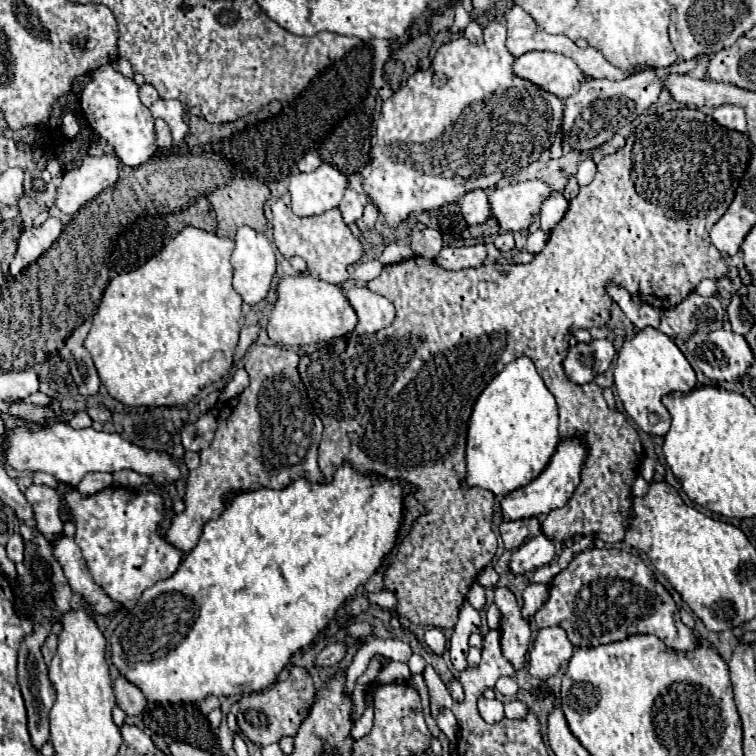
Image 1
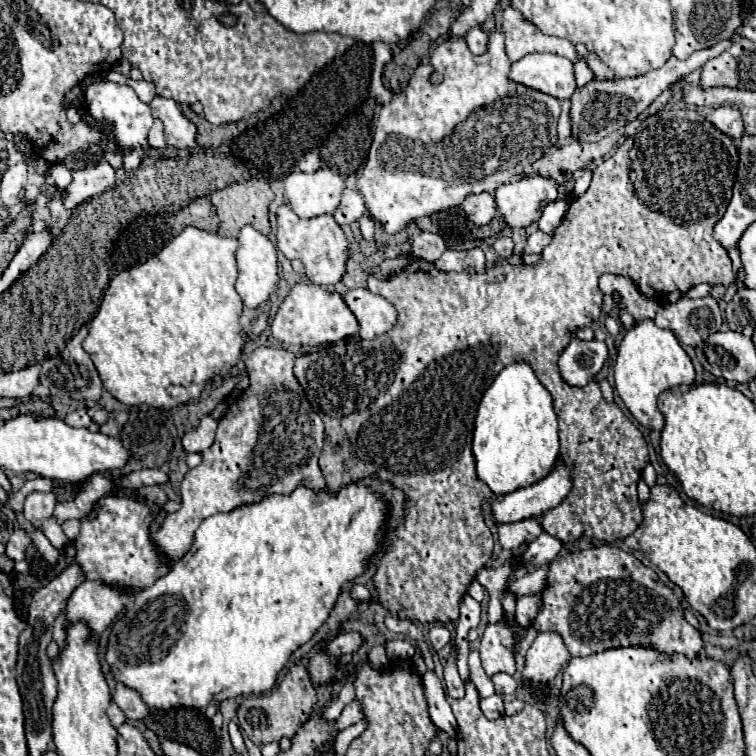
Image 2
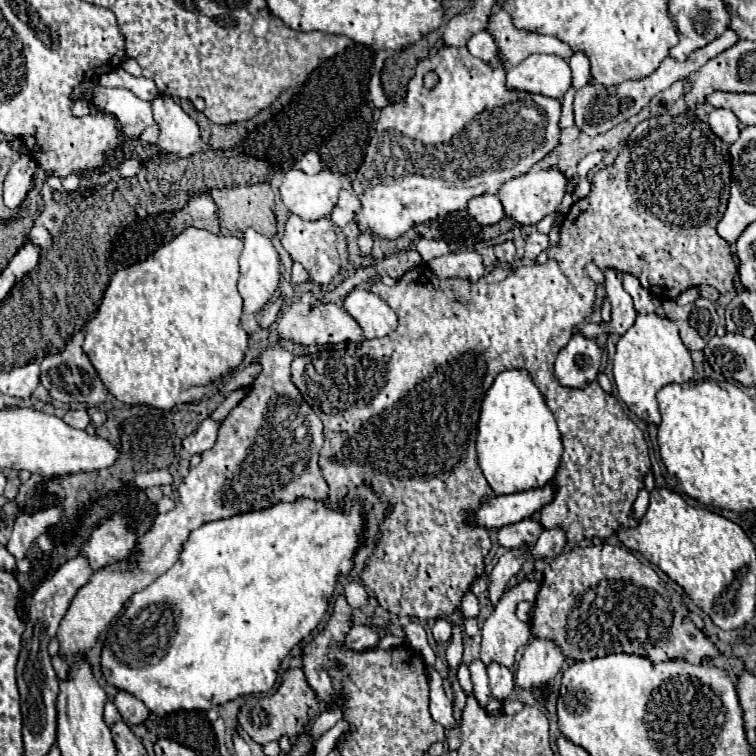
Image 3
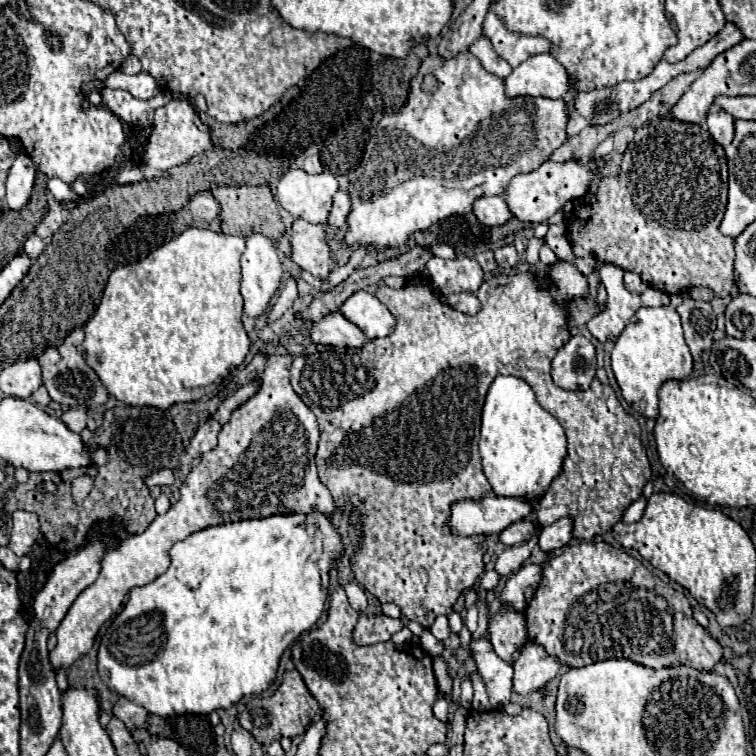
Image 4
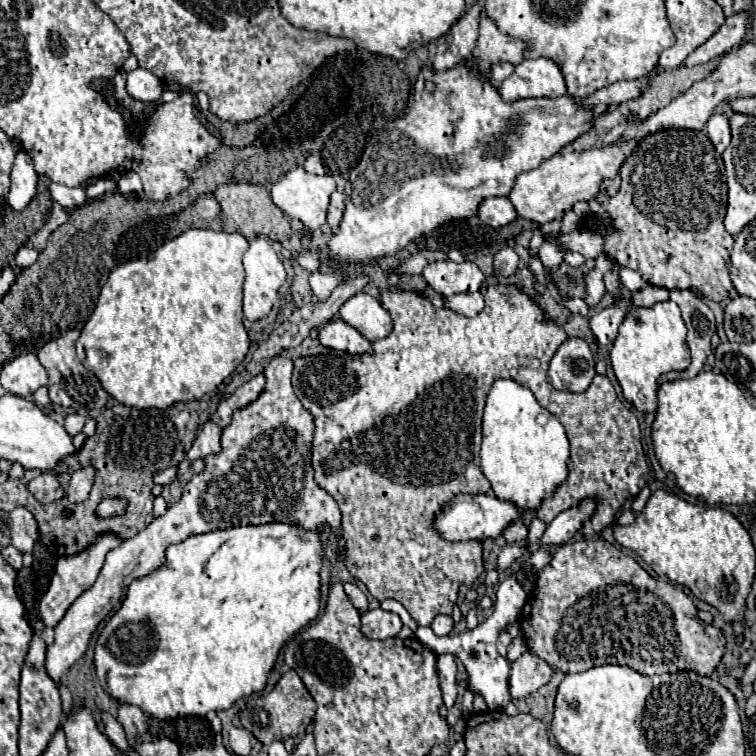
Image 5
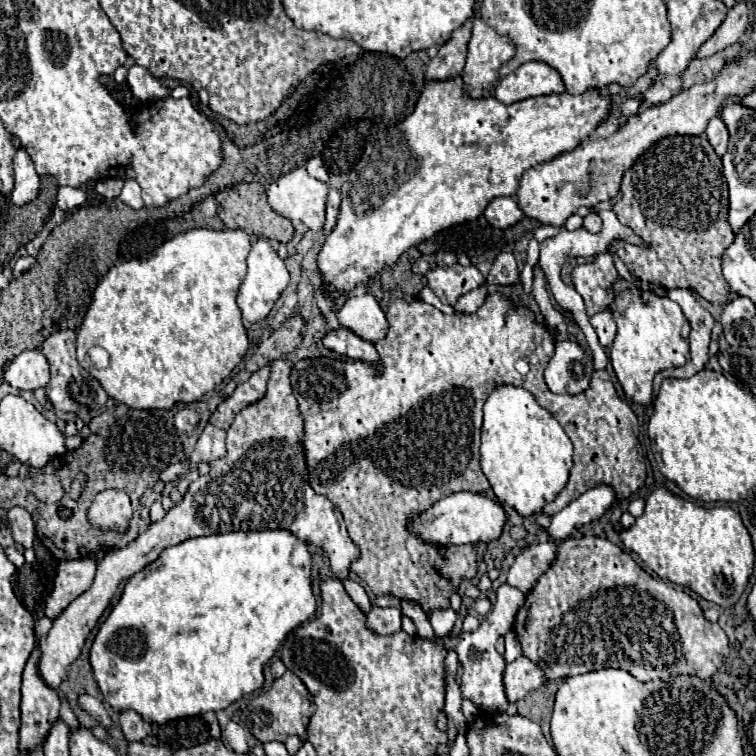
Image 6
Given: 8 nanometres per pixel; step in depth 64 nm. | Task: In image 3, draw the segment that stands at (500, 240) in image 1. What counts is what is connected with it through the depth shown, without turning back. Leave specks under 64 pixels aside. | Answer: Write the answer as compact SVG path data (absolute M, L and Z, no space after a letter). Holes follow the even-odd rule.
M514 242L498 244L498 246L494 246L494 252L496 252L496 258L498 258L502 264L512 264L512 262L516 260L516 248L514 248Z

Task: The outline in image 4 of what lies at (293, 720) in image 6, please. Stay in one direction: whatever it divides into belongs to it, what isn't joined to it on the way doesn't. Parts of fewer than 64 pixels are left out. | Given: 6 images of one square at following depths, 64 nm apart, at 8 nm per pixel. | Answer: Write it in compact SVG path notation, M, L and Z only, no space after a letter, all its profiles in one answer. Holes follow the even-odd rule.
M288 670L284 674L282 684L278 686L278 690L272 696L256 696L246 704L246 708L238 714L238 722L262 746L270 746L274 740L280 740L284 736L288 736L288 738L302 736L306 732L306 728L312 724L318 710L320 710L320 706L314 700L314 696L308 692L298 670Z

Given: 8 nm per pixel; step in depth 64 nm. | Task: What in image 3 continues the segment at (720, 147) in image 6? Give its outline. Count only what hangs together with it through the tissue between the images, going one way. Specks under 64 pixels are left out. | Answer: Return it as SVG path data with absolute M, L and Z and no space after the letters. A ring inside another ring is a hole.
M716 108L708 114L708 126L712 128L712 132L716 136L720 136L720 140L724 140L726 144L732 144L738 140L740 134L740 122L734 116L732 110L724 110L724 108Z

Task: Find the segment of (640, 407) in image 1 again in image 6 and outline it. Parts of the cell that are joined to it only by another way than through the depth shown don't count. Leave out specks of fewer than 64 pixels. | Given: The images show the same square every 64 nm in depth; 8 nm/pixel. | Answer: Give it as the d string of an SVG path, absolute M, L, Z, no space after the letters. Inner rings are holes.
M638 286L622 290L610 304L610 312L618 324L618 334L610 348L610 360L618 382L622 384L628 400L648 406L652 402L654 374L666 368L684 366L690 358L688 318L668 296L658 296L652 290L642 290Z

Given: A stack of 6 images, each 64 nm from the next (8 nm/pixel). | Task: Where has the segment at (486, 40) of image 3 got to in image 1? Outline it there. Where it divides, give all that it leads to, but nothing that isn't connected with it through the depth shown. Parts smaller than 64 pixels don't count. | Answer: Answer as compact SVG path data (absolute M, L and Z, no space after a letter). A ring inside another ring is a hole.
M470 22L470 24L466 26L466 30L464 30L464 36L466 36L466 40L470 40L472 44L482 42L482 28L478 26L478 22Z

